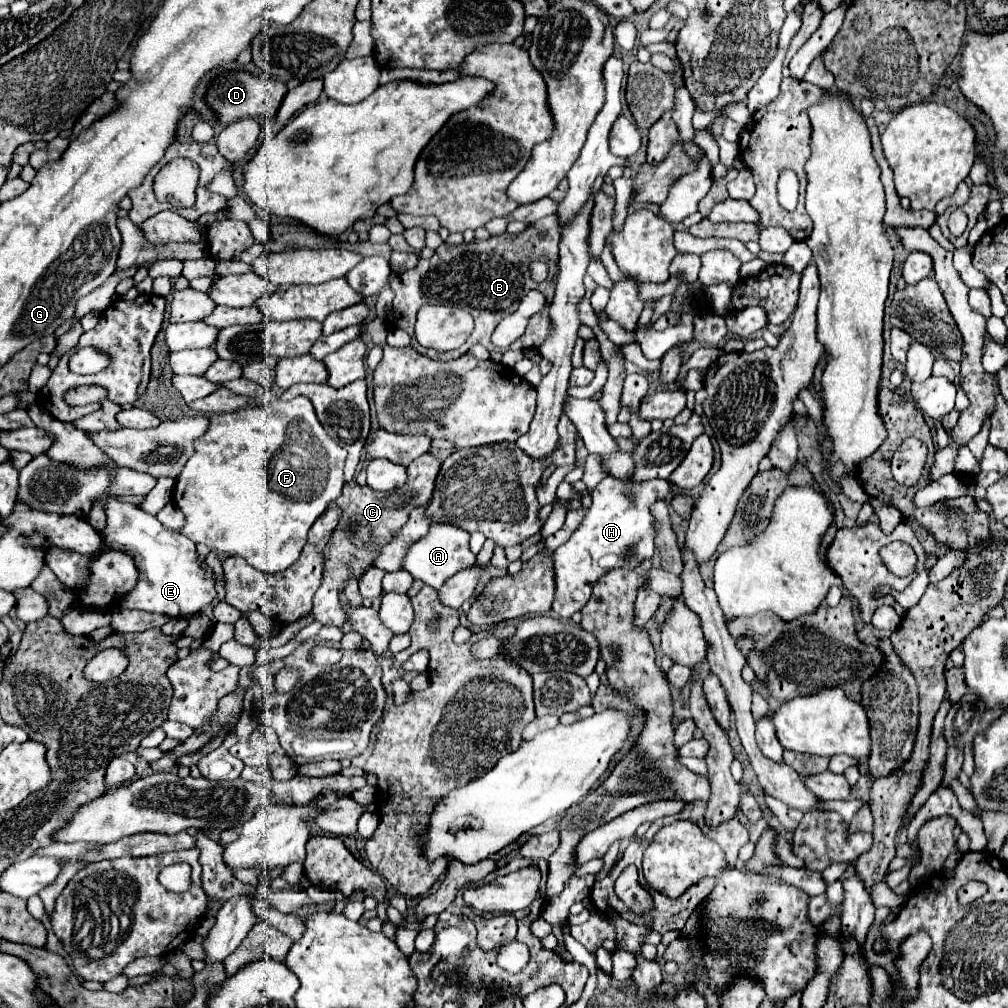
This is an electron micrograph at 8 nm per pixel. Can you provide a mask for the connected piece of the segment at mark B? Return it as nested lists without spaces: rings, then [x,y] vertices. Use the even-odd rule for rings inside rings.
[[[546,216],[518,234],[504,232],[500,236],[492,236],[488,240],[472,240],[468,244],[466,242],[442,244],[436,248],[430,260],[420,260],[416,268],[390,278],[394,302],[388,314],[388,324],[390,328],[406,330],[412,336],[416,324],[416,312],[422,304],[432,302],[432,304],[456,306],[472,314],[476,322],[474,332],[464,342],[464,346],[456,350],[456,356],[466,354],[472,344],[482,344],[490,352],[494,352],[496,346],[490,342],[492,330],[500,324],[502,318],[506,318],[518,308],[522,296],[528,290],[538,288],[540,292],[546,294],[548,302],[552,302],[556,290],[554,276],[558,274],[558,242],[560,242],[558,218]],[[530,262],[546,262],[550,266],[550,276],[540,284],[534,282],[530,278]]]

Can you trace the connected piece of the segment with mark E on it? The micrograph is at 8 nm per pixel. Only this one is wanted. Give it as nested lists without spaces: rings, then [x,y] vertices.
[[[102,492],[96,502],[100,502],[106,512],[106,528],[102,534],[104,548],[130,554],[140,572],[134,590],[128,592],[124,600],[120,600],[122,608],[160,612],[168,616],[192,616],[214,600],[216,590],[212,570],[200,568],[196,546],[190,538],[164,528],[156,516],[144,512],[140,504],[120,502],[114,494]]]

